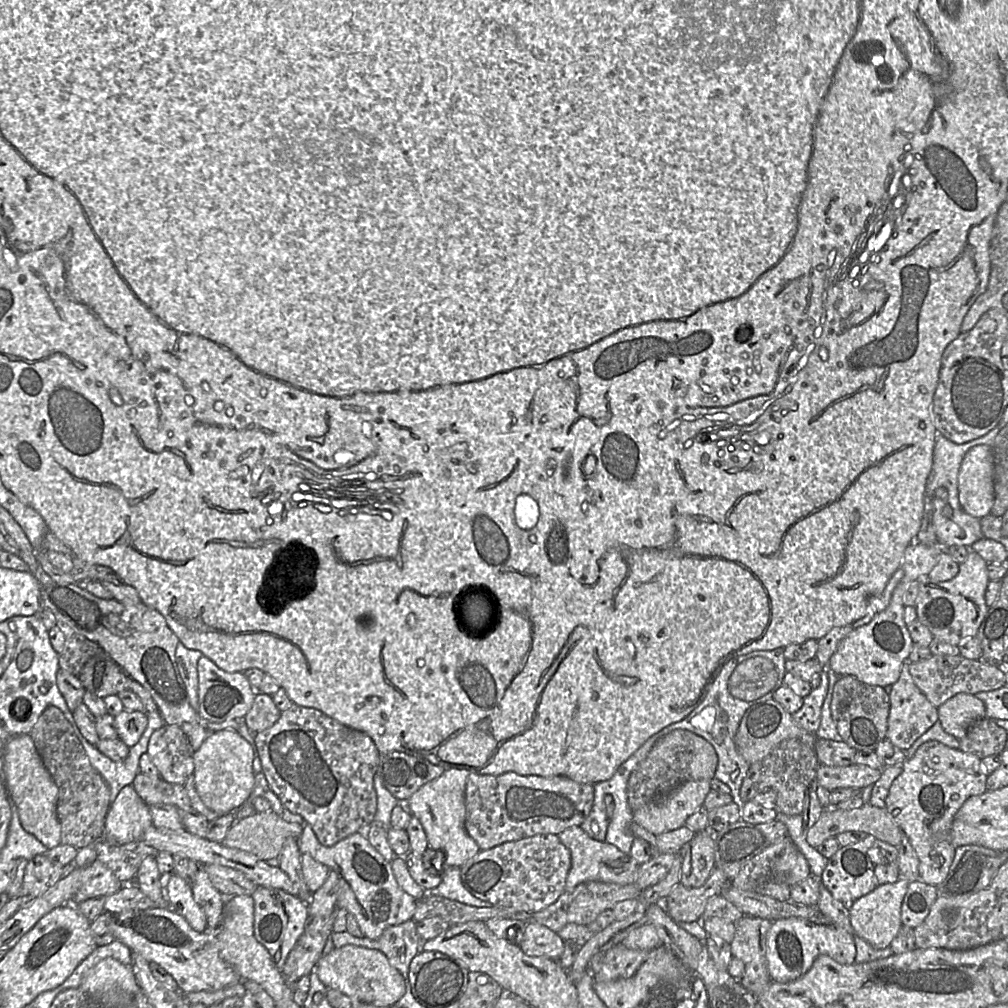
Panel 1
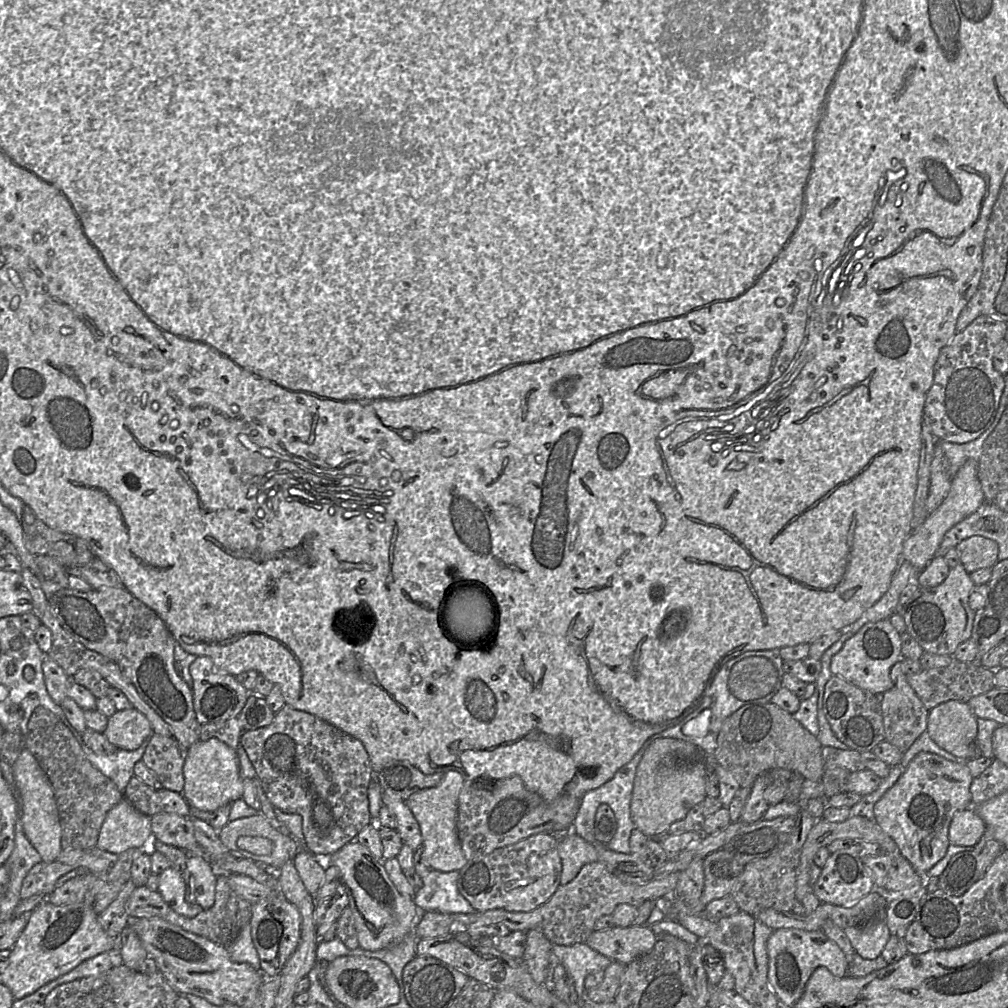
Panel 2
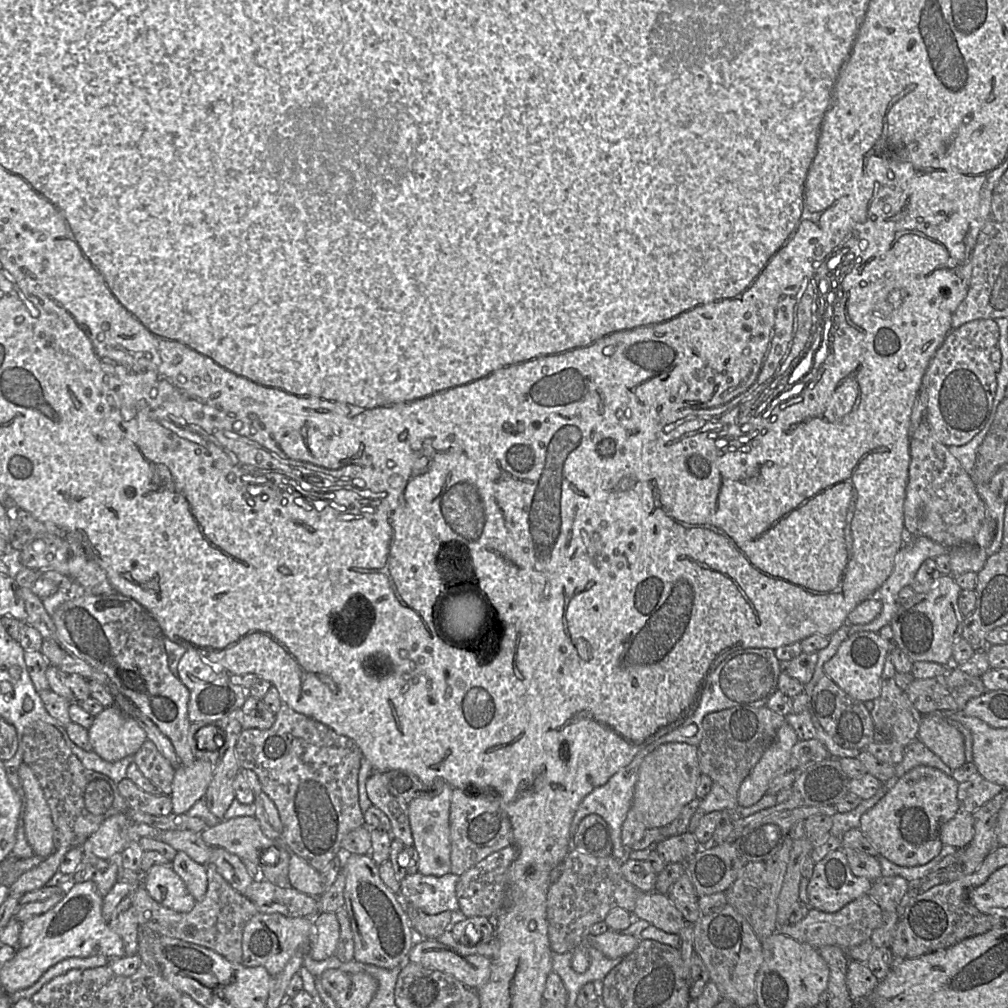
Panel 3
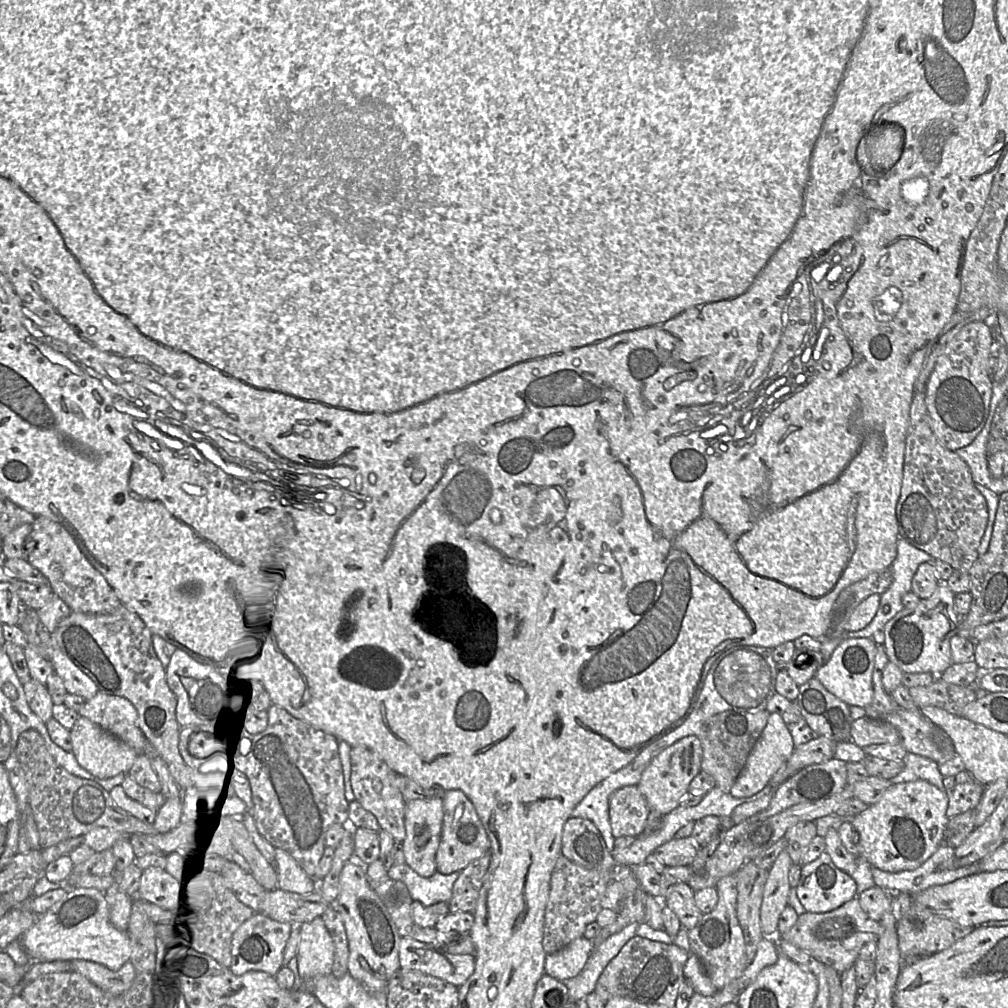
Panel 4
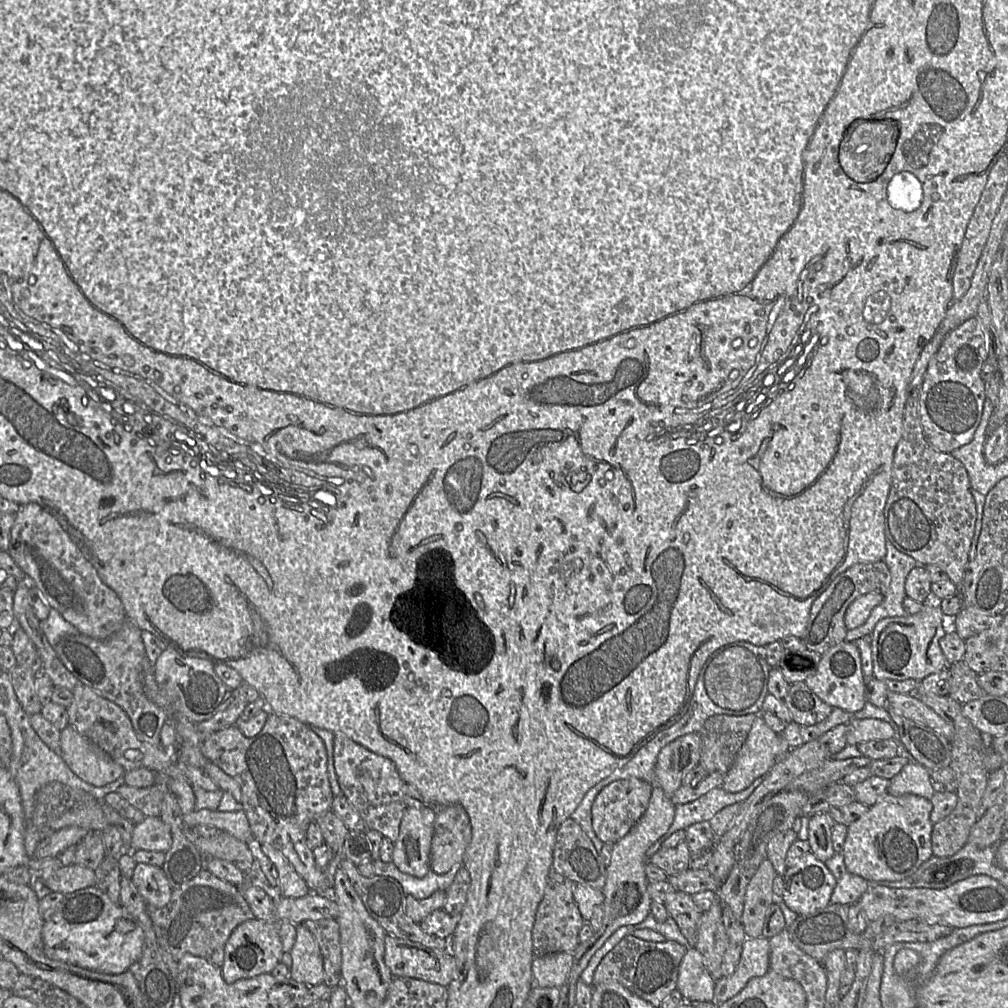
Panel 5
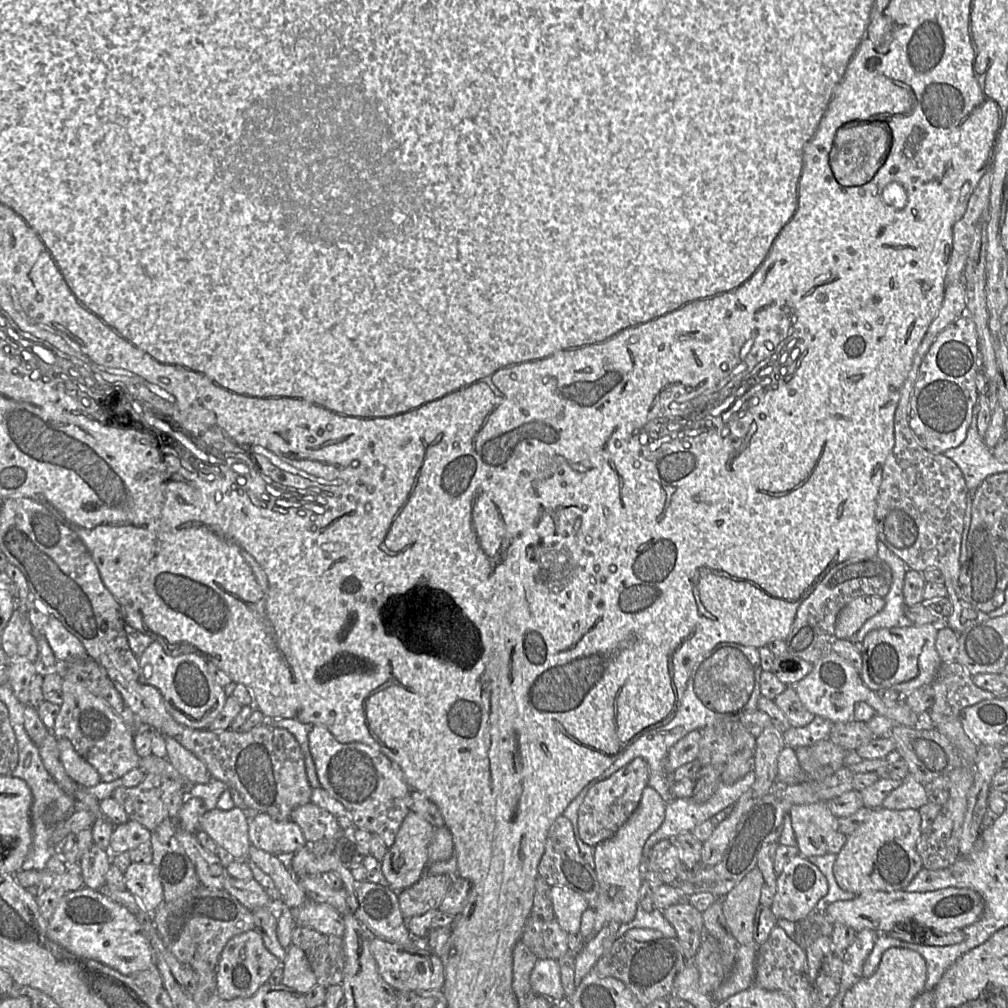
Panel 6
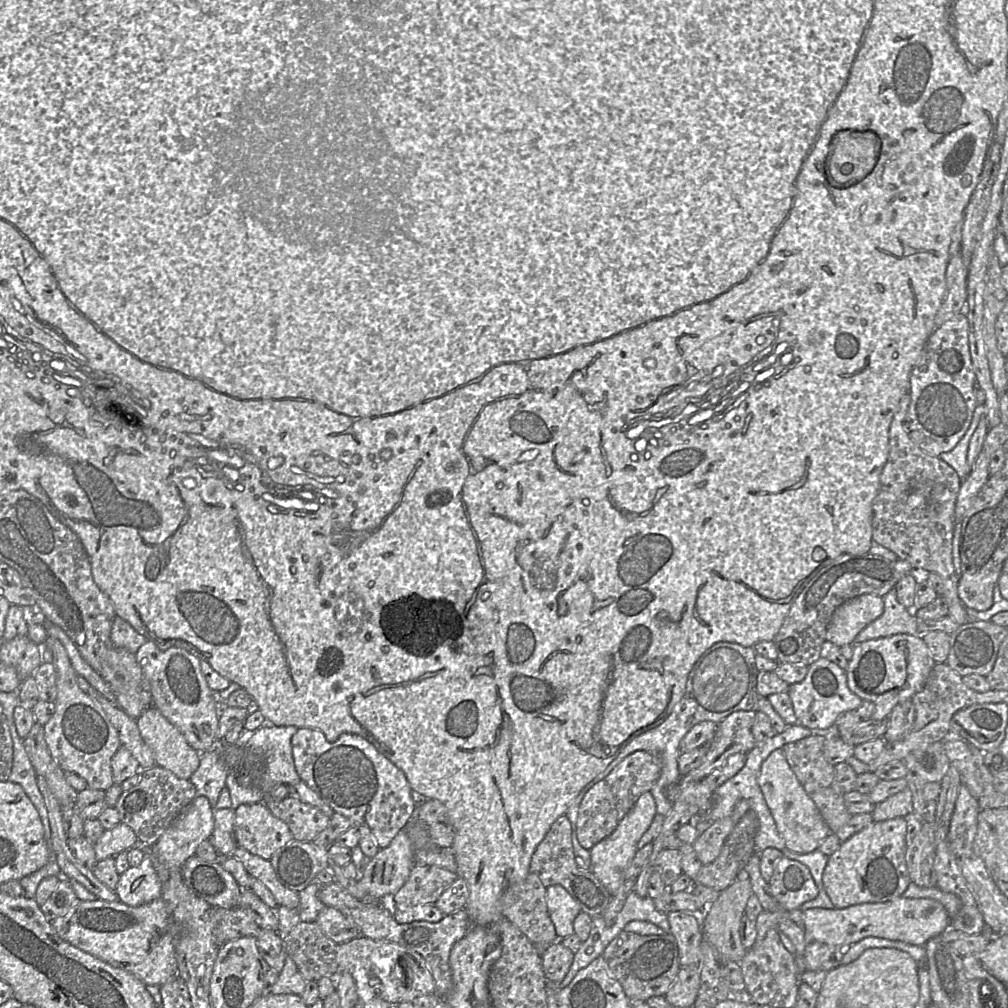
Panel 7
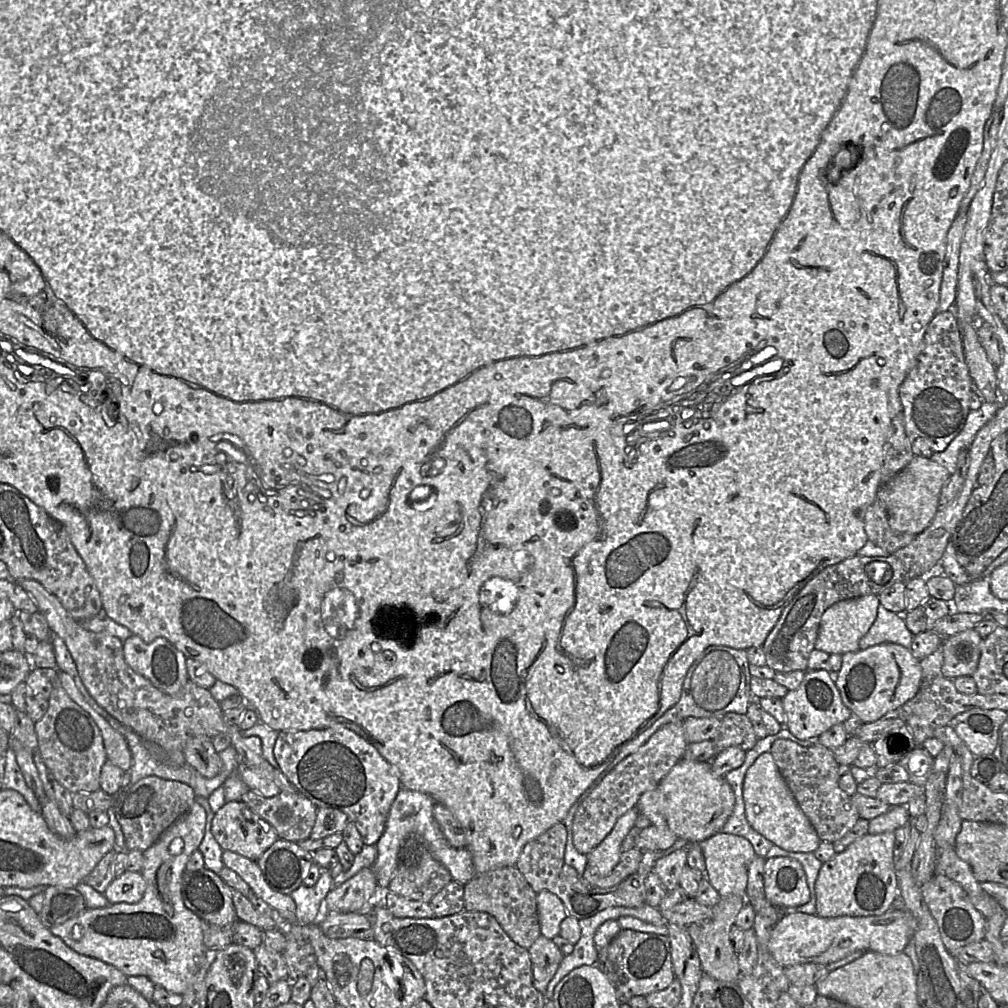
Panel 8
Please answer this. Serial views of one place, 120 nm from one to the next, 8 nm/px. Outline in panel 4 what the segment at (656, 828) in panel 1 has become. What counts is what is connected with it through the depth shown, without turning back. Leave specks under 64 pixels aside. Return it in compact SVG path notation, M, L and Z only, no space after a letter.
M697 736L684 737L661 751L642 773L637 787L650 811L666 815L678 807L689 790L689 784L701 771L702 747Z

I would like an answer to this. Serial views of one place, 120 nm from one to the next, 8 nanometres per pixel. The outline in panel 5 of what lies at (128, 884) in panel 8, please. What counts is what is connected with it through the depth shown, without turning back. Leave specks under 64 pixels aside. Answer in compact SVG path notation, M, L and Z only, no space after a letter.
M136 863L131 881L149 907L164 907L171 898L172 888L162 866Z

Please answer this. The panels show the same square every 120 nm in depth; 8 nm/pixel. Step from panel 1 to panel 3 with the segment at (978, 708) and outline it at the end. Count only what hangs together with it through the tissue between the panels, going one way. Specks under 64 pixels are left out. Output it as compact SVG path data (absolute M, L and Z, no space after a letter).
M943 712L924 715L917 738L951 769L959 768L966 762L963 735L944 717Z

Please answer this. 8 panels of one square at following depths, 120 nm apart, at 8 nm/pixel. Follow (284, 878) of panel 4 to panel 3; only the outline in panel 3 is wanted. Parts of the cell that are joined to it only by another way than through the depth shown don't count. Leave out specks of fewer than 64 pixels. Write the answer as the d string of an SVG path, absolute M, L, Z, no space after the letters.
M294 853L290 855L288 880L290 887L307 895L319 897L323 893L321 873Z

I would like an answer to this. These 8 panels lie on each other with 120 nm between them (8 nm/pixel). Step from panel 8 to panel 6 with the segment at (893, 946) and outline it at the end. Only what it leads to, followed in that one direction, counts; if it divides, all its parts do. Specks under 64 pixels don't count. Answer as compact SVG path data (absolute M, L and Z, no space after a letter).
M948 887L930 892L870 891L851 900L834 902L824 913L834 924L844 924L857 932L871 929L878 933L890 933L904 923L915 923L919 928L933 932L949 932L975 923L984 912L984 900L969 888Z

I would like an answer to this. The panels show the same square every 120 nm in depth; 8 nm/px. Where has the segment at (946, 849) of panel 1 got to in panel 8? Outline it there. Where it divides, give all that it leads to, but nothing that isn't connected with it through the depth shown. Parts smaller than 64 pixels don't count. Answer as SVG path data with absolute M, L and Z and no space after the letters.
M892 831L874 835L867 833L823 863L815 882L815 914L820 917L877 916L890 910L894 901L899 898L897 873L893 861L894 841Z

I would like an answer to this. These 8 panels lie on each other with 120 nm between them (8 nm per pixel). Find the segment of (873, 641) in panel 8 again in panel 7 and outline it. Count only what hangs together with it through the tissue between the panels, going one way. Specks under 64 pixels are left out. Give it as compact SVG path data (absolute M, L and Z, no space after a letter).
M894 588L883 596L883 600L884 611L882 615L867 625L856 636L854 643L860 644L867 640L896 634L923 635L919 633L917 619L913 611L899 603Z

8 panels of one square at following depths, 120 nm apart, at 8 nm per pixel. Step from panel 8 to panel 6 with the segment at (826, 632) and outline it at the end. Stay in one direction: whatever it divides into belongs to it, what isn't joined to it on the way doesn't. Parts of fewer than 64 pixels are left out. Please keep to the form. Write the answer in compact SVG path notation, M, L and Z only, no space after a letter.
M860 596L849 602L839 613L835 624L837 639L850 639L872 616L885 606L879 596Z

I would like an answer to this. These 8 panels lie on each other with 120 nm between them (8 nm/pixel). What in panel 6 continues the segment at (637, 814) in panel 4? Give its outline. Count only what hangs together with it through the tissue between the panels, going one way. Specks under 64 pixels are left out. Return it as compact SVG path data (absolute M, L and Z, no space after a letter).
M635 758L609 778L593 786L578 811L578 830L586 844L595 847L611 838L637 809L643 790L648 786L649 767L642 758Z

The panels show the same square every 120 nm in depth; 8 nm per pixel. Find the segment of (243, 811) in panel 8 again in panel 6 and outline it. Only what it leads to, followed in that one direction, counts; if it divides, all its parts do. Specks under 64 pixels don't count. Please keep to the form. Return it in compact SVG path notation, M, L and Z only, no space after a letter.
M264 813L249 814L248 836L251 846L281 857L309 845L297 824L277 821Z

